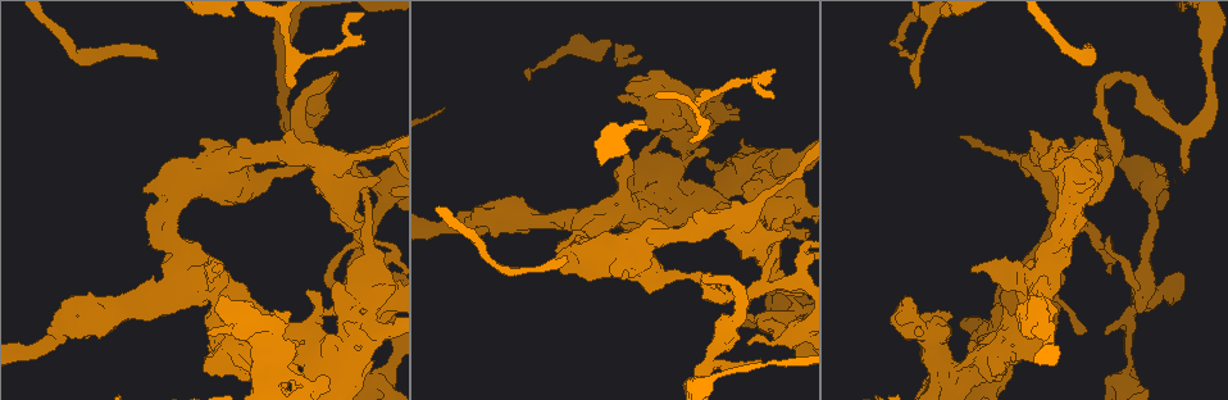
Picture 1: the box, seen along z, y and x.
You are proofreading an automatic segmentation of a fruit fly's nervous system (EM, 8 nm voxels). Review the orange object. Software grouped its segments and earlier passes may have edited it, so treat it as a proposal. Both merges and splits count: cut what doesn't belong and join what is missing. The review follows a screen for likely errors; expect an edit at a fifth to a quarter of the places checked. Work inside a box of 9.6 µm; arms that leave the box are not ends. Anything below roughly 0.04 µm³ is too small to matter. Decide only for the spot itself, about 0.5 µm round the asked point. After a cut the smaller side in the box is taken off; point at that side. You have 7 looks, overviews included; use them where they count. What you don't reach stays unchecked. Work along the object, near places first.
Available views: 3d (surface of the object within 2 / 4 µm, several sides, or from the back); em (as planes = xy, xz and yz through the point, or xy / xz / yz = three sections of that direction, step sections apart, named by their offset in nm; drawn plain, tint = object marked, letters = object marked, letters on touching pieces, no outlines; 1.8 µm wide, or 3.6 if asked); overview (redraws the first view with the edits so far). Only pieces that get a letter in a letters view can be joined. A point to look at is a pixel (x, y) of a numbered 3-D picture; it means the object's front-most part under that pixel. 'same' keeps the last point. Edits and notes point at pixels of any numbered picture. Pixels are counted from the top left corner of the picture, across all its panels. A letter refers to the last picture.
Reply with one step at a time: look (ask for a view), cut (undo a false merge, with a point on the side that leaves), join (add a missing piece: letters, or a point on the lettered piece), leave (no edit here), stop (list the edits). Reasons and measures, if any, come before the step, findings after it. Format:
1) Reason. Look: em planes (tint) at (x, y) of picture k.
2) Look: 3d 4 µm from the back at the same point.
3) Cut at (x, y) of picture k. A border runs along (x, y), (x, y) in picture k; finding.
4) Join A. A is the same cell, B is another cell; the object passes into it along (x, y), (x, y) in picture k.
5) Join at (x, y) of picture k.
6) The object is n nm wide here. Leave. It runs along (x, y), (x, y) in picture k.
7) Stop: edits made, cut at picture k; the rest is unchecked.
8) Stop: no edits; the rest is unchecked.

Look: em planes (letters) at (774, 70) of picture 1.

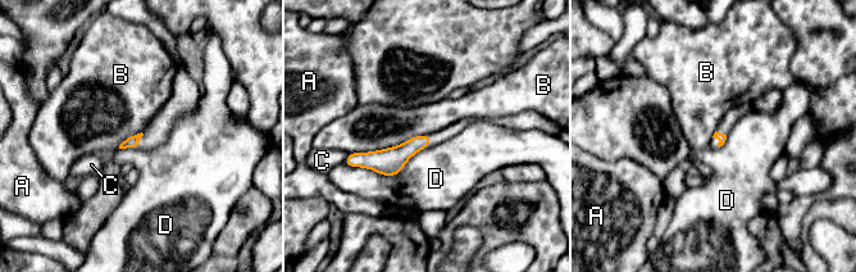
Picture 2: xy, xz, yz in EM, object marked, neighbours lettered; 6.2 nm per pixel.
Leave. A, B, C and D are other cells; a border runs along (428, 134), (349, 154) in picture 2; none of them fits.

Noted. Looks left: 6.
Stops while still wide. Look: em planes (letters) at (62, 304) of picture 1.

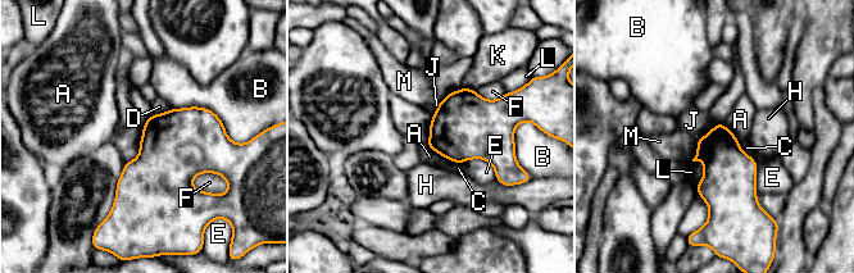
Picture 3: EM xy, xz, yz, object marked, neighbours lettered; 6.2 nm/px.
The longest contact is with B, 440 nm. Leave. A, B, C, D, E, F, H, J, K, L and M are other cells; a border runs along (723, 122), (739, 142) in picture 3; no lettered piece goes on from it.

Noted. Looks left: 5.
Free end. Look: 3d 2 µm at (157, 57) of picture 1.

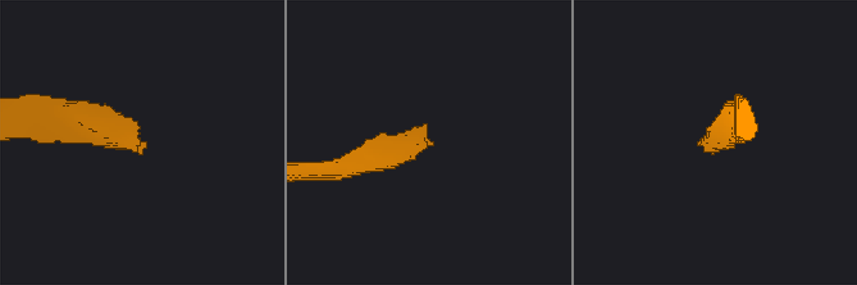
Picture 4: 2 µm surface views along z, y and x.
Now the EM. Look: em planes (letters) at (138, 140) of picture 4.

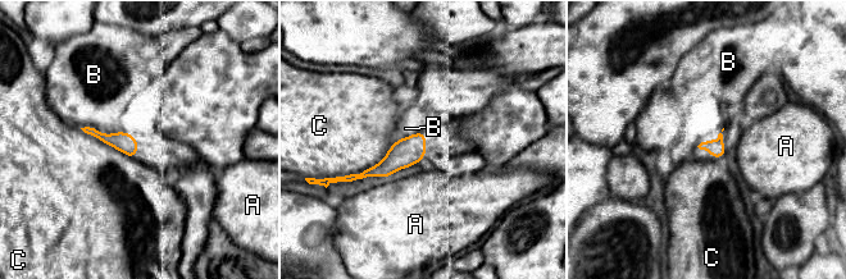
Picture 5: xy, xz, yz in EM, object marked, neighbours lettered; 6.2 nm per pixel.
The object is 100 nm wide here. Leave. A, B and C are other cells; a border runs along (398, 140), (376, 164), (341, 177) in picture 5; none of them fits.

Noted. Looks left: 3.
Stop: no edits; the rest is unchecked.

